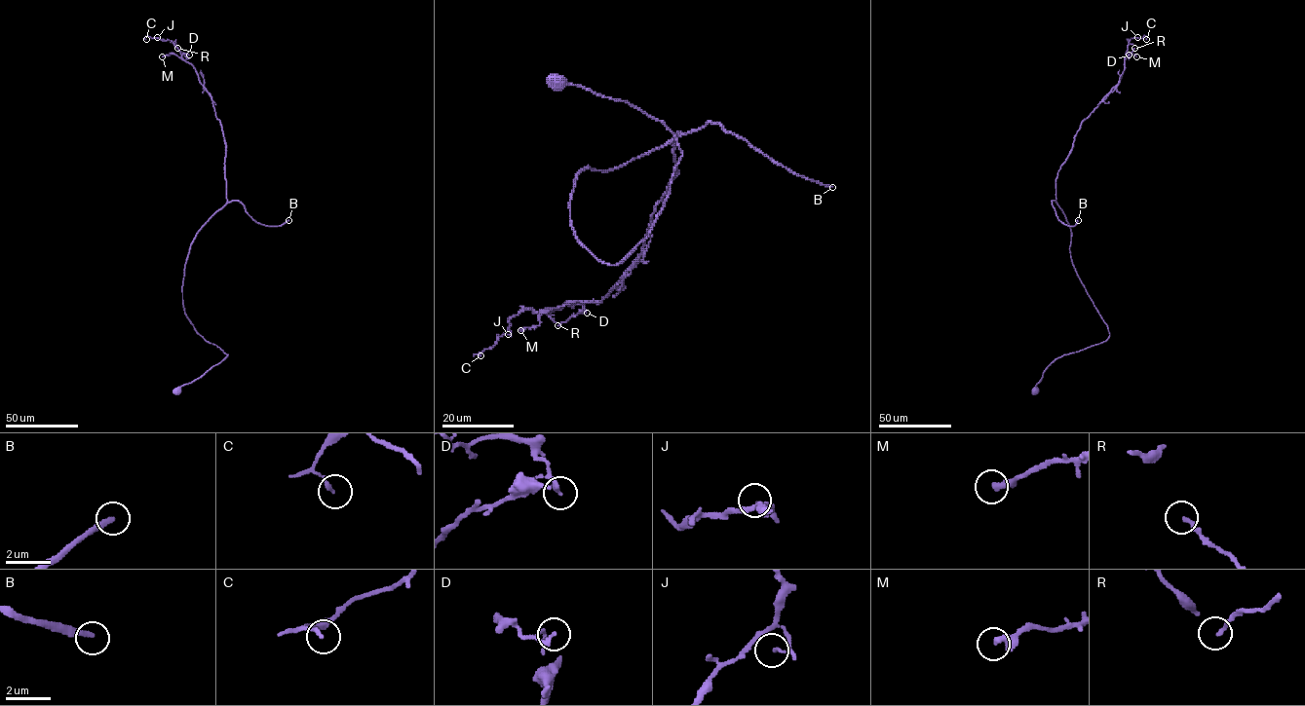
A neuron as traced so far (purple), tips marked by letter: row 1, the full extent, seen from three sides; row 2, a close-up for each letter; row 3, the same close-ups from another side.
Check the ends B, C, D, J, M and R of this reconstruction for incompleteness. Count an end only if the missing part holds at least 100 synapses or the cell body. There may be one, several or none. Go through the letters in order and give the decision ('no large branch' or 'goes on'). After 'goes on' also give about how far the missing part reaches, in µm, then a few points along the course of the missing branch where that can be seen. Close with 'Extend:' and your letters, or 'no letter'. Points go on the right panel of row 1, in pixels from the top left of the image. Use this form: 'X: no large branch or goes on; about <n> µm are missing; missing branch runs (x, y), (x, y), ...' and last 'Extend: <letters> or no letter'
B: goes on; about 140 µm are missing; missing branch runs (1078, 220), (1086, 207), (1089, 179), (1080, 161), (1080, 151), (1095, 137), (1099, 130), (1085, 137)
C: no large branch
D: no large branch
J: no large branch
M: no large branch
R: no large branch
Extend: B

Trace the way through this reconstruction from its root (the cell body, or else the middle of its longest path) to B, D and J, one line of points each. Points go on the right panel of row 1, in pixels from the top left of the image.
B: (1035, 390), (1056, 358), (1109, 336), (1072, 263), (1070, 226), (1052, 201), (1061, 222), (1074, 226), (1078, 220)
D: (1035, 390), (1056, 358), (1109, 336), (1072, 263), (1055, 180), (1081, 123), (1119, 82), (1129, 55)
J: (1035, 390), (1056, 358), (1109, 336), (1072, 263), (1055, 180), (1081, 123), (1119, 82), (1128, 40), (1137, 37)

